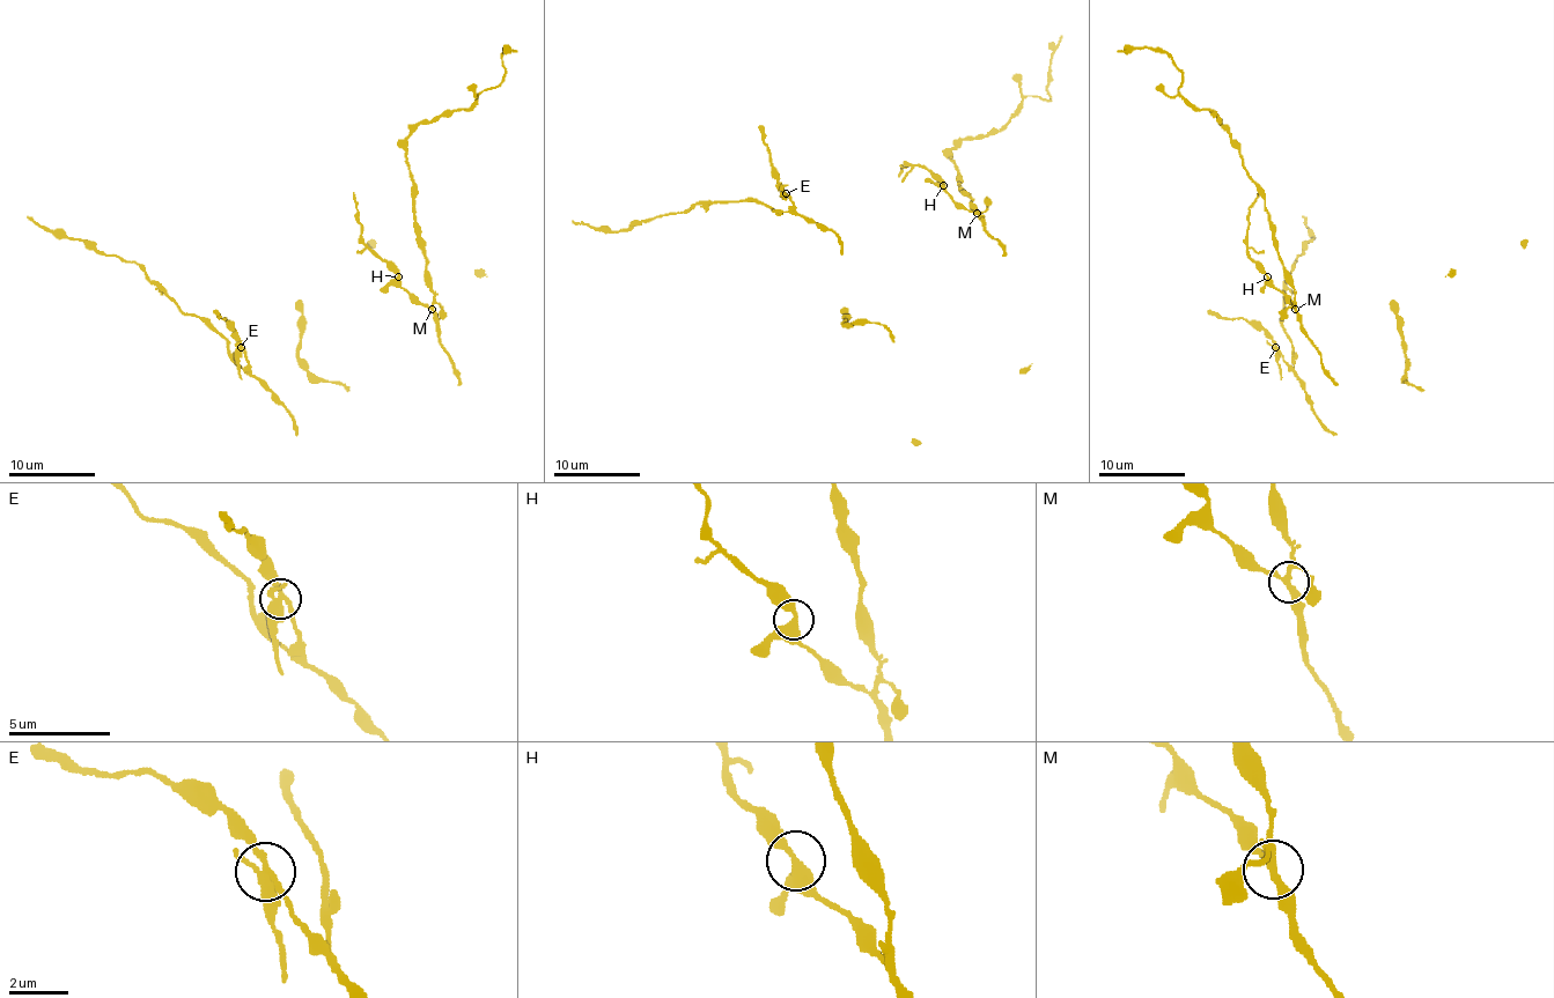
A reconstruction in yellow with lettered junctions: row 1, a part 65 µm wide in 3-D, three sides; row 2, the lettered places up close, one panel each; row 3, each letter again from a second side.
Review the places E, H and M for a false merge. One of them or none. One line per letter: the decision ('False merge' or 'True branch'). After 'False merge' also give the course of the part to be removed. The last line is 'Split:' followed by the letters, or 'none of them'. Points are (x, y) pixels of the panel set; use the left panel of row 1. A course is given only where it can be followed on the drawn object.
E: False merge. Course of the part to remove: (241, 347), (241, 379)
H: True branch
M: True branch
Split: E

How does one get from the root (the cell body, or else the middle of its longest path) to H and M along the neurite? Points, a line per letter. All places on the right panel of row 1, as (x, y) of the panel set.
H: (1250, 257), (1267, 276)
M: (1250, 257), (1295, 309)

